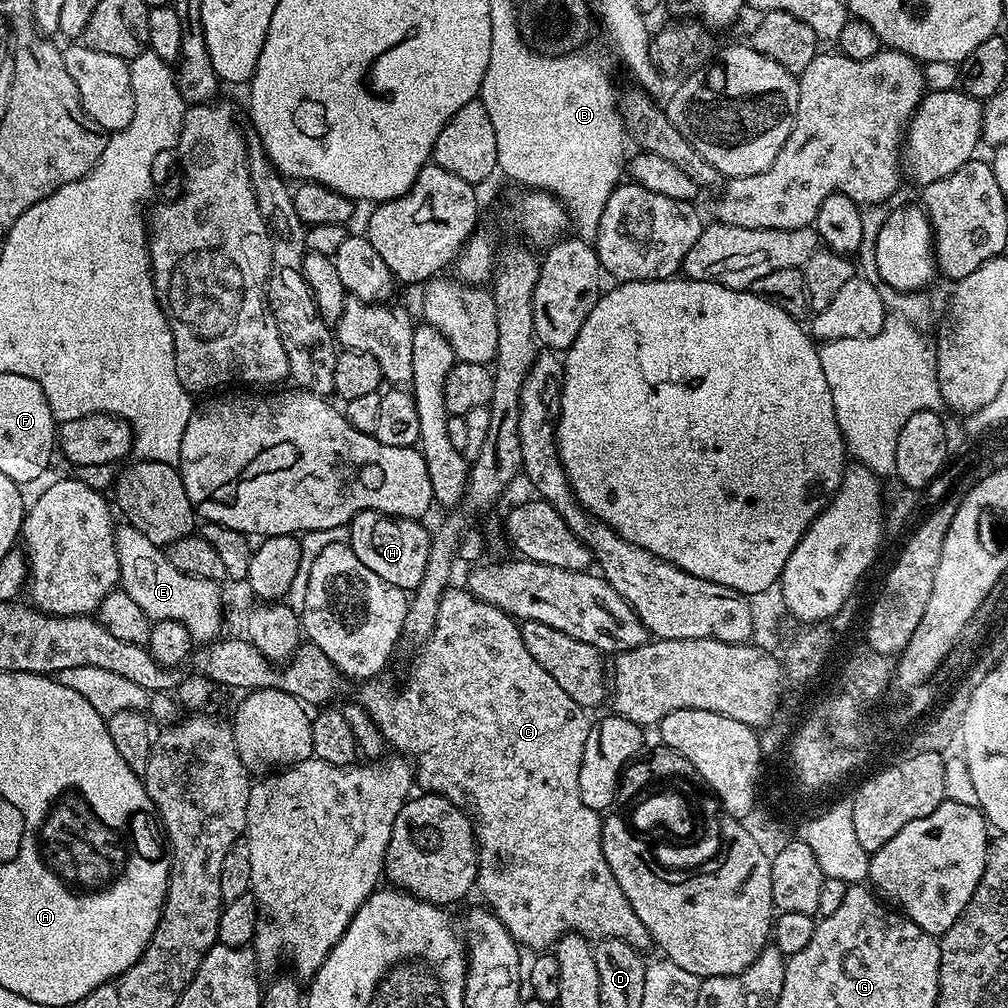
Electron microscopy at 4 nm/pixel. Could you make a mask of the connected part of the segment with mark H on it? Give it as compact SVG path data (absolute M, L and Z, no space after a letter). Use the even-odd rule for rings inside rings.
M366 510L359 512L350 522L348 544L358 554L358 562L363 562L378 578L405 590L415 590L426 574L426 562L430 554L432 537L429 529L420 525L421 521L407 516L388 516L384 512Z

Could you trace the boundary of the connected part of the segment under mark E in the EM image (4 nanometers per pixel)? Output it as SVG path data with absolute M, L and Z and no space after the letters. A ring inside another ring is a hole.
M130 526L116 529L116 549L120 567L119 587L148 615L149 621L173 620L182 622L190 630L193 641L211 642L221 635L224 624L224 604L221 585L214 580L187 576L168 561L168 553L146 534Z

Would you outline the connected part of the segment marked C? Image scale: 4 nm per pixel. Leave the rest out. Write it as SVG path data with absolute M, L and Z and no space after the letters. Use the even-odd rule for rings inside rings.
M449 587L440 600L436 624L423 641L424 649L417 654L416 661L413 662L408 681L401 688L387 684L384 678L373 678L361 683L359 704L367 710L370 718L374 718L378 730L389 745L414 765L415 783L419 787L421 784L424 787L421 789L425 793L445 796L452 803L467 805L470 809L470 816L476 829L476 847L480 849L476 888L484 895L483 903L506 926L506 930L515 938L517 945L525 949L528 947L536 948L532 950L548 950L569 932L577 932L580 936L587 936L593 941L620 939L635 948L647 949L650 937L646 926L642 926L638 914L634 914L634 906L630 906L630 898L622 894L618 878L614 878L614 874L610 874L610 866L606 866L600 833L601 813L590 810L590 806L582 802L582 794L578 794L578 770L582 766L582 750L586 750L586 738L590 727L589 713L582 706L578 706L578 702L574 702L574 698L570 698L570 694L566 694L566 690L562 690L562 686L558 686L558 682L554 682L554 678L550 678L550 674L546 674L546 670L542 670L538 662L534 662L530 650L526 650L526 642L522 642L520 637L520 624L513 617L498 610L498 606L490 606L463 587L460 588Z

